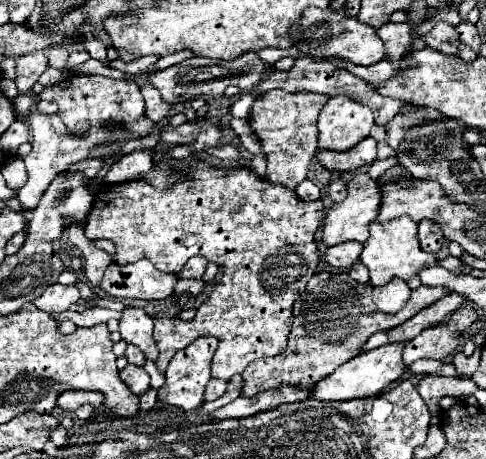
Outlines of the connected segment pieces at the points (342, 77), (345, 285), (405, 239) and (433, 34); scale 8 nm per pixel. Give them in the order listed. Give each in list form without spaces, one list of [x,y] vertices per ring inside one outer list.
[[[307,56],[295,60],[293,69],[287,71],[287,73],[279,73],[279,71],[271,73],[267,79],[263,79],[263,81],[253,89],[253,95],[261,95],[261,93],[271,91],[271,89],[283,89],[283,91],[289,91],[289,93],[297,93],[297,91],[302,90],[321,94],[328,93],[330,97],[340,94],[349,95],[351,99],[357,99],[357,103],[367,105],[367,107],[373,111],[377,125],[389,123],[397,113],[403,111],[403,107],[407,107],[407,105],[401,103],[401,101],[393,101],[393,99],[389,99],[389,97],[381,97],[375,87],[371,87],[371,85],[365,83],[363,79],[357,79],[353,73],[335,67],[330,63],[317,61],[317,59],[312,59]]]
[[[327,271],[315,273],[309,279],[307,289],[295,301],[293,327],[291,327],[287,349],[281,355],[259,359],[247,365],[247,369],[243,371],[241,397],[257,395],[261,391],[277,389],[283,385],[291,385],[291,387],[313,385],[317,379],[333,373],[341,363],[359,355],[363,351],[363,345],[373,333],[377,333],[379,329],[387,331],[405,323],[423,307],[435,303],[447,293],[449,289],[445,287],[421,285],[411,293],[405,309],[401,309],[395,315],[385,315],[379,313],[375,309],[375,303],[371,301],[369,283],[361,285],[355,279],[351,279],[347,273],[327,273]]]
[[[397,217],[383,225],[373,221],[369,225],[369,233],[371,233],[371,237],[365,241],[365,247],[361,253],[361,263],[369,269],[369,283],[373,287],[383,287],[393,277],[399,277],[405,283],[409,283],[413,277],[419,275],[421,269],[437,267],[437,261],[439,261],[437,255],[421,251],[419,239],[417,239],[417,223],[413,223],[413,219]]]
[[[439,23],[435,25],[427,35],[425,41],[431,49],[439,51],[439,53],[449,53],[455,55],[459,49],[459,39],[457,39],[457,31],[453,25],[449,23]]]

